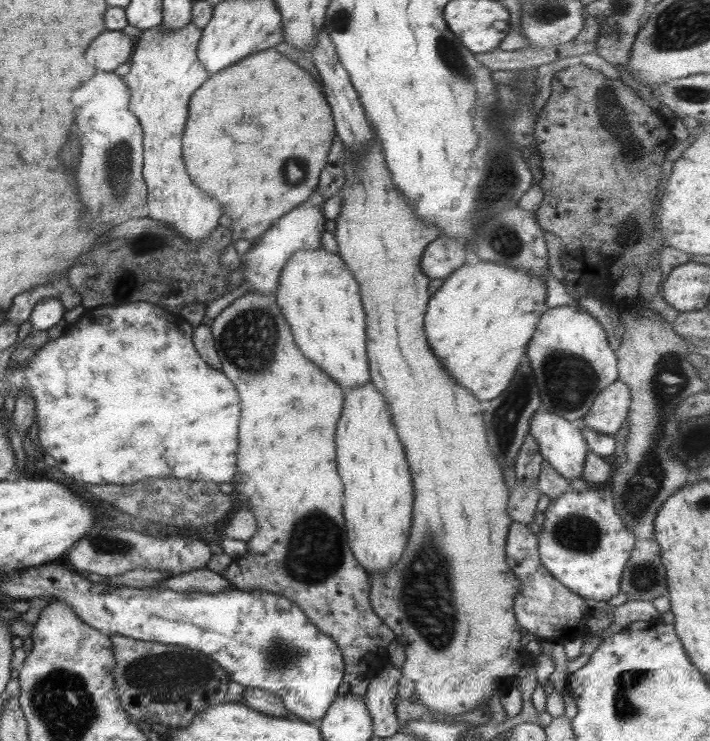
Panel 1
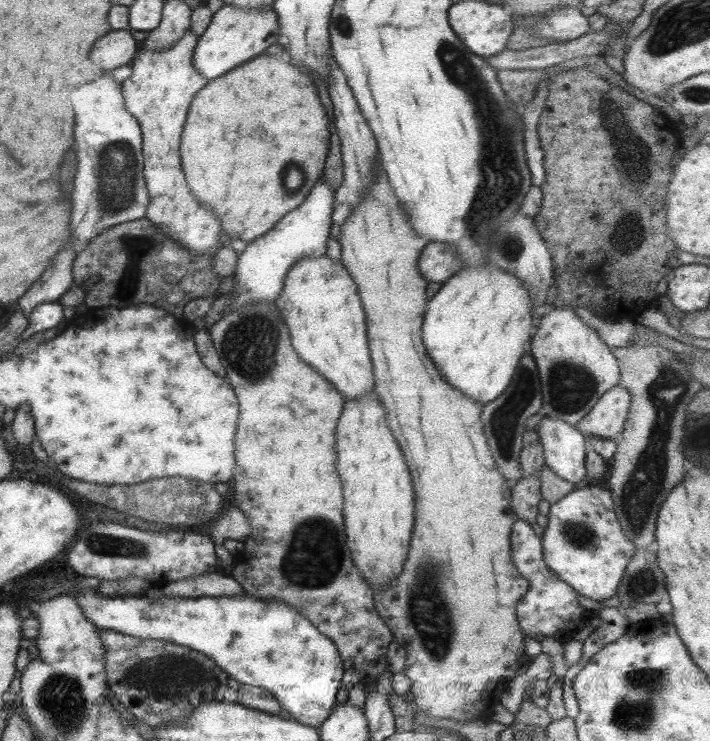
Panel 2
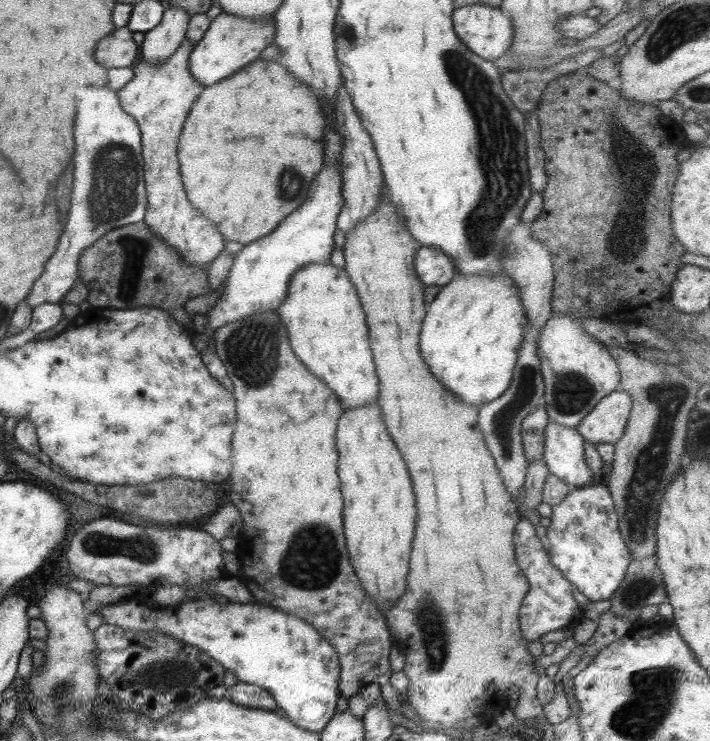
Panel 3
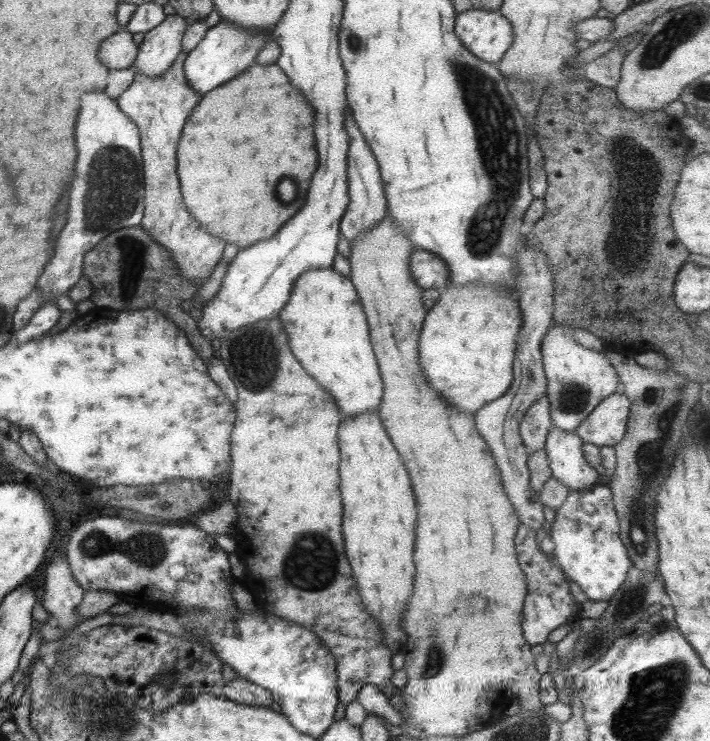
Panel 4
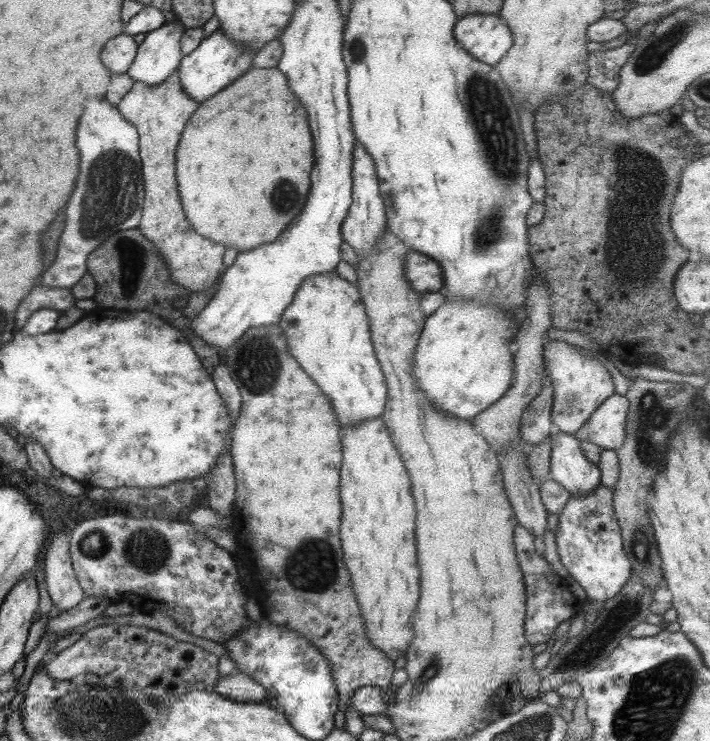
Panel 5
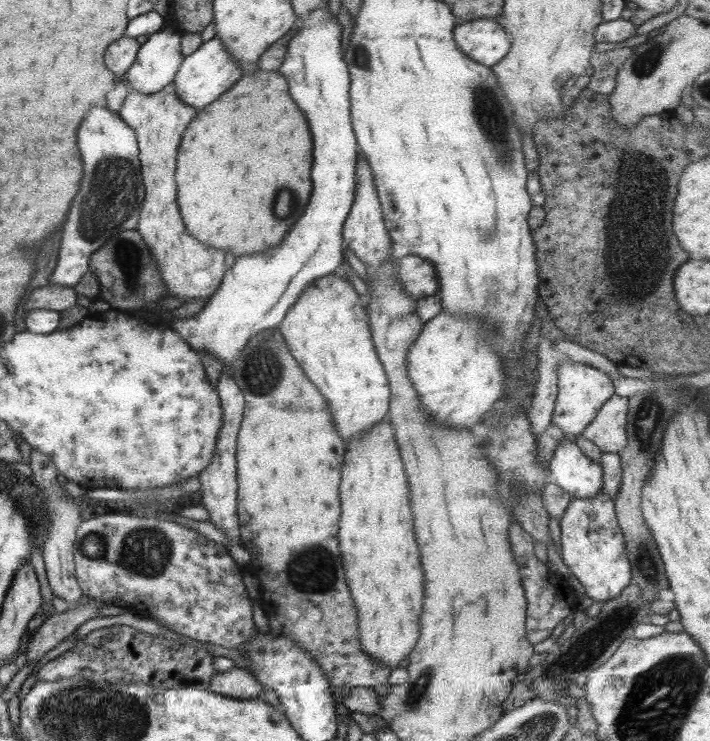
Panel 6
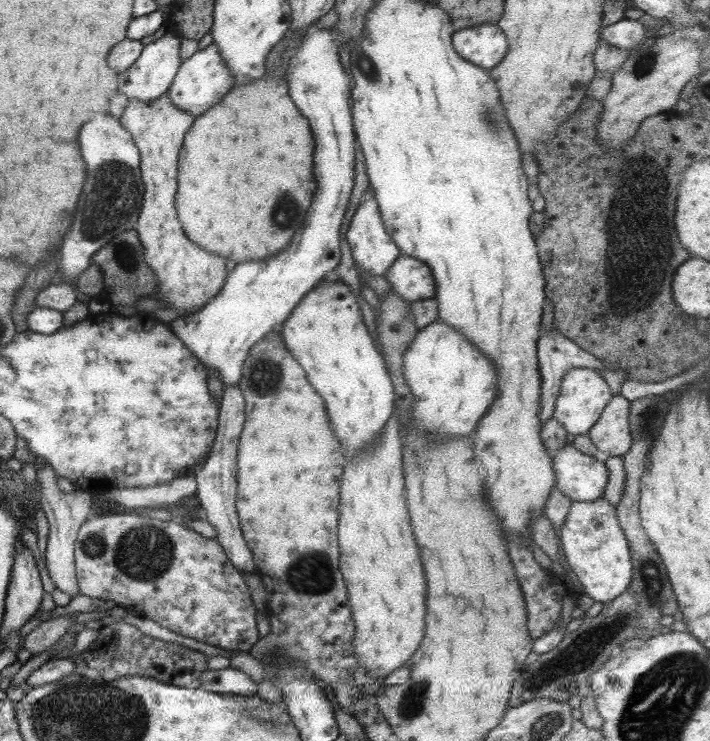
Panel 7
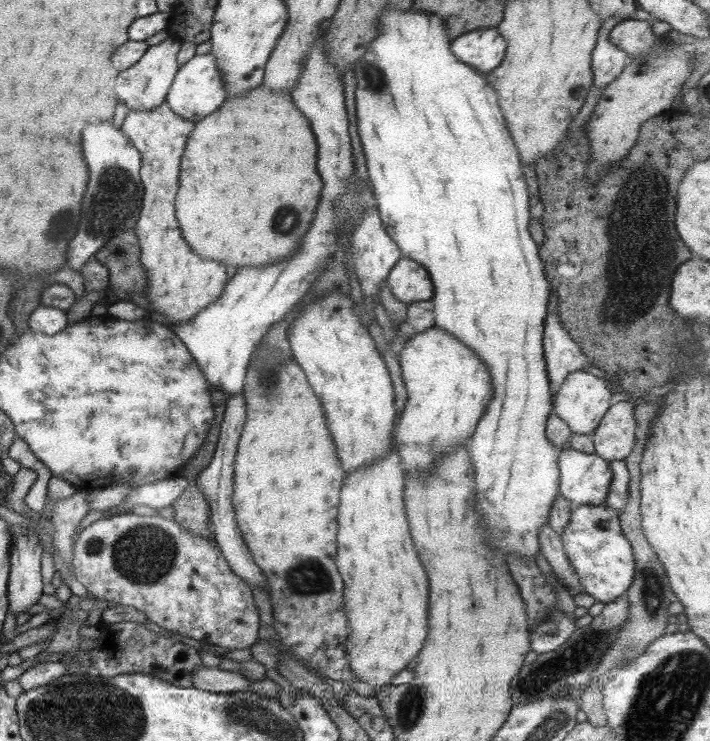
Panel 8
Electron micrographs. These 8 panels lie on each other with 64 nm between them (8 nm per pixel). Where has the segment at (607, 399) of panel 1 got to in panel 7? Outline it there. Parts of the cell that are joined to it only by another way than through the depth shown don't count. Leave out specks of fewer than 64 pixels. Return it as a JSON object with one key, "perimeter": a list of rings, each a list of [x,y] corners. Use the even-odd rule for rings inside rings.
{"perimeter":[[[620,394],[610,398],[586,436],[600,453],[620,457],[631,444],[628,427],[629,403]]]}

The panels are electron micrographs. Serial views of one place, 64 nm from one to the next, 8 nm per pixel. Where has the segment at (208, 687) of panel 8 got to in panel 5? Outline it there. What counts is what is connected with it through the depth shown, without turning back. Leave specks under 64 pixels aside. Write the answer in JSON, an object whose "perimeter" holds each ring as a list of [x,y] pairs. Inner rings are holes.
{"perimeter":[[[234,670],[230,675],[219,677],[214,691],[235,702],[266,703],[268,693],[246,674]]]}

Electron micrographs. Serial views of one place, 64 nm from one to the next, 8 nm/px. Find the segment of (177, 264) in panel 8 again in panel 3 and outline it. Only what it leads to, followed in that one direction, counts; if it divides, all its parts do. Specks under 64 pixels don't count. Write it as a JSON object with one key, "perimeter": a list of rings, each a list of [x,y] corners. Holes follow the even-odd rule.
{"perimeter":[[[184,40],[173,54],[158,65],[150,65],[138,56],[131,66],[133,78],[116,93],[123,112],[135,120],[140,130],[143,182],[147,199],[147,208],[142,221],[148,226],[151,234],[163,240],[167,246],[171,246],[183,262],[203,270],[207,269],[224,250],[225,240],[215,224],[198,213],[187,200],[179,174],[176,153],[179,134],[183,123],[186,122],[190,106],[204,87],[192,77],[188,69],[188,60],[193,47],[189,41]]]}

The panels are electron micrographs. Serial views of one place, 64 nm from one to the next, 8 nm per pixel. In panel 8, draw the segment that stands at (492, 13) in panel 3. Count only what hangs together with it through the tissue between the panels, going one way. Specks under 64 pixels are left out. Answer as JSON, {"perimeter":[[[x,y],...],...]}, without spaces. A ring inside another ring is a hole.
{"perimeter":[[[496,28],[475,29],[452,38],[450,51],[457,60],[487,74],[503,60],[506,43]]]}

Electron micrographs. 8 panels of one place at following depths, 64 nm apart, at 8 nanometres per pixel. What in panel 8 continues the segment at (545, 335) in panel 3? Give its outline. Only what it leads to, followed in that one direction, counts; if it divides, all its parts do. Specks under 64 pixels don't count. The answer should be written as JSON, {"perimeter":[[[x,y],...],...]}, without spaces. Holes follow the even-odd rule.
{"perimeter":[[[576,371],[567,374],[561,387],[552,398],[552,412],[562,419],[572,434],[591,436],[592,430],[599,424],[601,417],[610,405],[610,390],[606,381],[587,372]]]}

